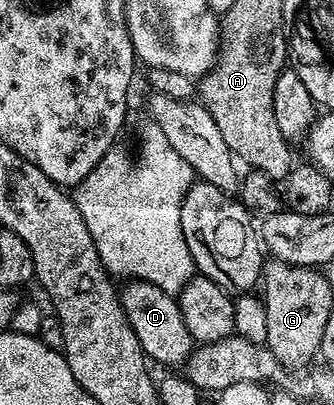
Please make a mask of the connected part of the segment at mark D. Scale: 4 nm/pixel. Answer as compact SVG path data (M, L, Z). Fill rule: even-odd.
M137 278L127 281L124 286L119 293L120 302L123 304L127 319L130 320L130 326L138 336L139 343L142 344L145 357L153 363L181 367L188 361L196 343L185 325L179 301L157 285Z

